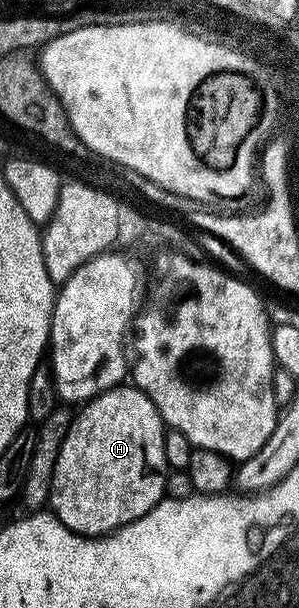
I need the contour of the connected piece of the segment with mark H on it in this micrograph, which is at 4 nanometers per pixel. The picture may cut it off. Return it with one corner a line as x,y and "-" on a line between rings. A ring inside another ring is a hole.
118,385
111,391
104,391
76,412
55,461
48,506
52,514
76,535
110,535
112,531
118,531
120,527
126,527
131,521
146,515
165,495
167,468
163,457
163,437
166,424
143,392
138,391
136,386
125,386

